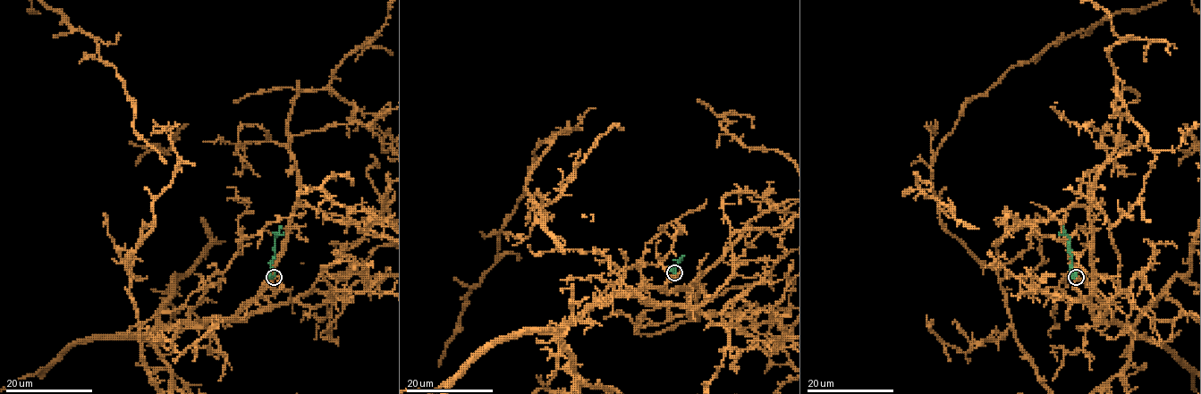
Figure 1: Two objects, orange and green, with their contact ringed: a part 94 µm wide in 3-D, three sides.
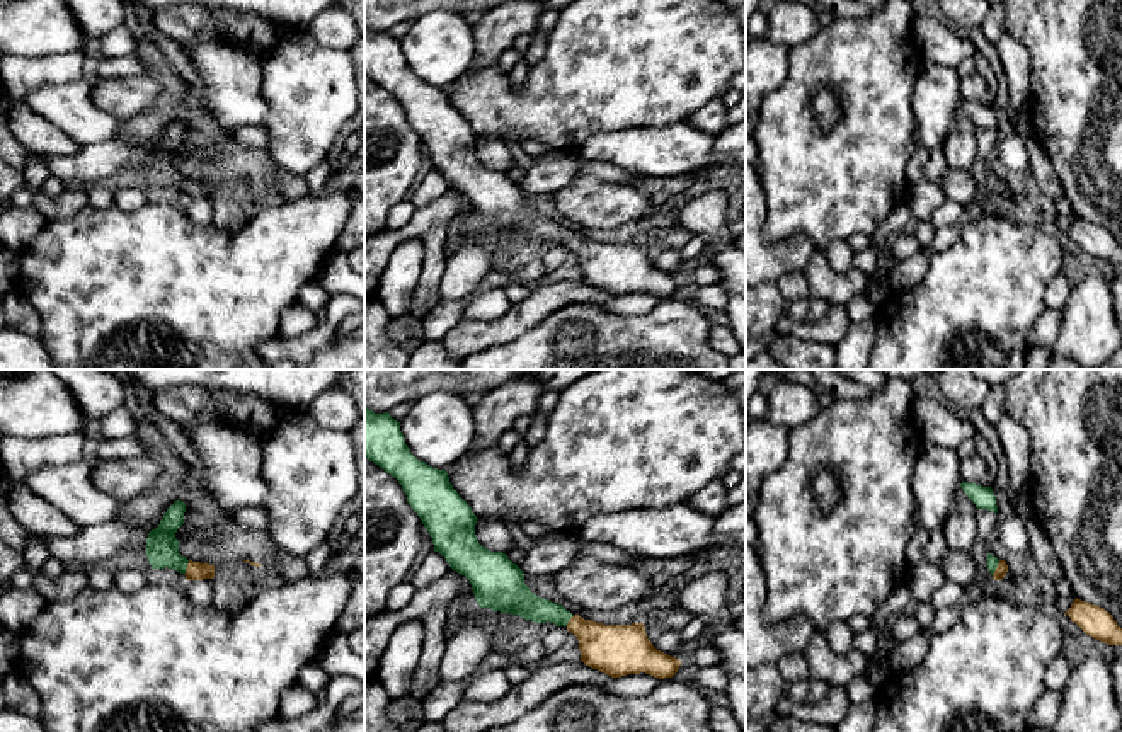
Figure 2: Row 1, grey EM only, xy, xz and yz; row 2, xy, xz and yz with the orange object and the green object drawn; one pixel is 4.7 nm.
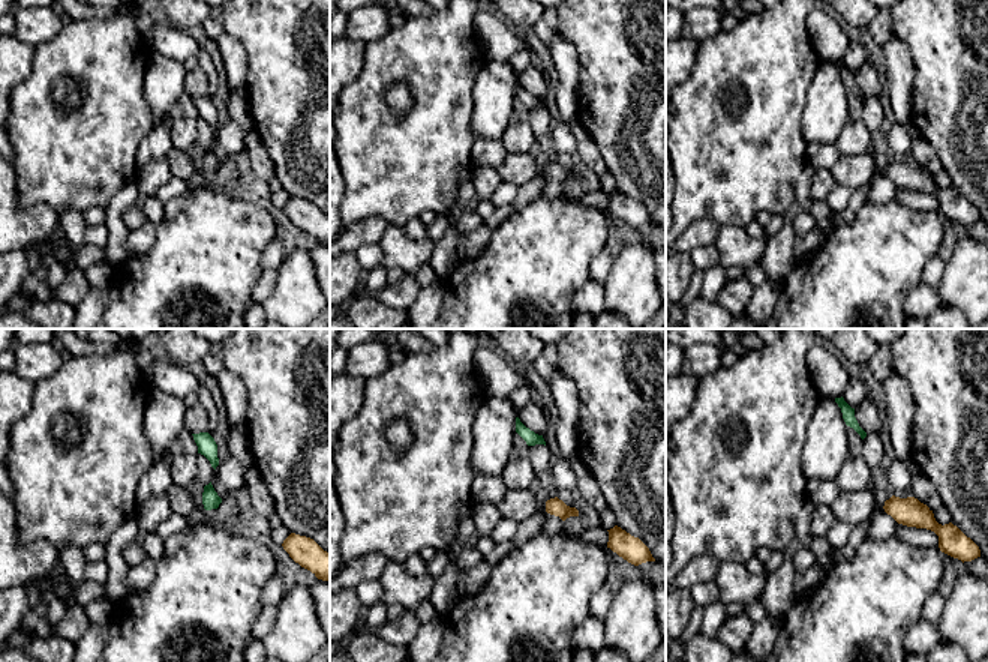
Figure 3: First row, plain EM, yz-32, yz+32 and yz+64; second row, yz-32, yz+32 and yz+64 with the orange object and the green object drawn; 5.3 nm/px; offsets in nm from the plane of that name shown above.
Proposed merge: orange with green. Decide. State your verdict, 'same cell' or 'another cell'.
same cell

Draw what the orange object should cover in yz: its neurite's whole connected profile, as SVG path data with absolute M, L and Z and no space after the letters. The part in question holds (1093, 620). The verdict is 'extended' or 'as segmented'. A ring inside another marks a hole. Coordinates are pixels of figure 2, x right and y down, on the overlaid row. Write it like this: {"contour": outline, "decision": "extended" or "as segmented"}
{"contour": "M1076 598L1064 615L1095 640L1107 645L1122 645L1122 628L1103 608Z", "decision": "as segmented"}

